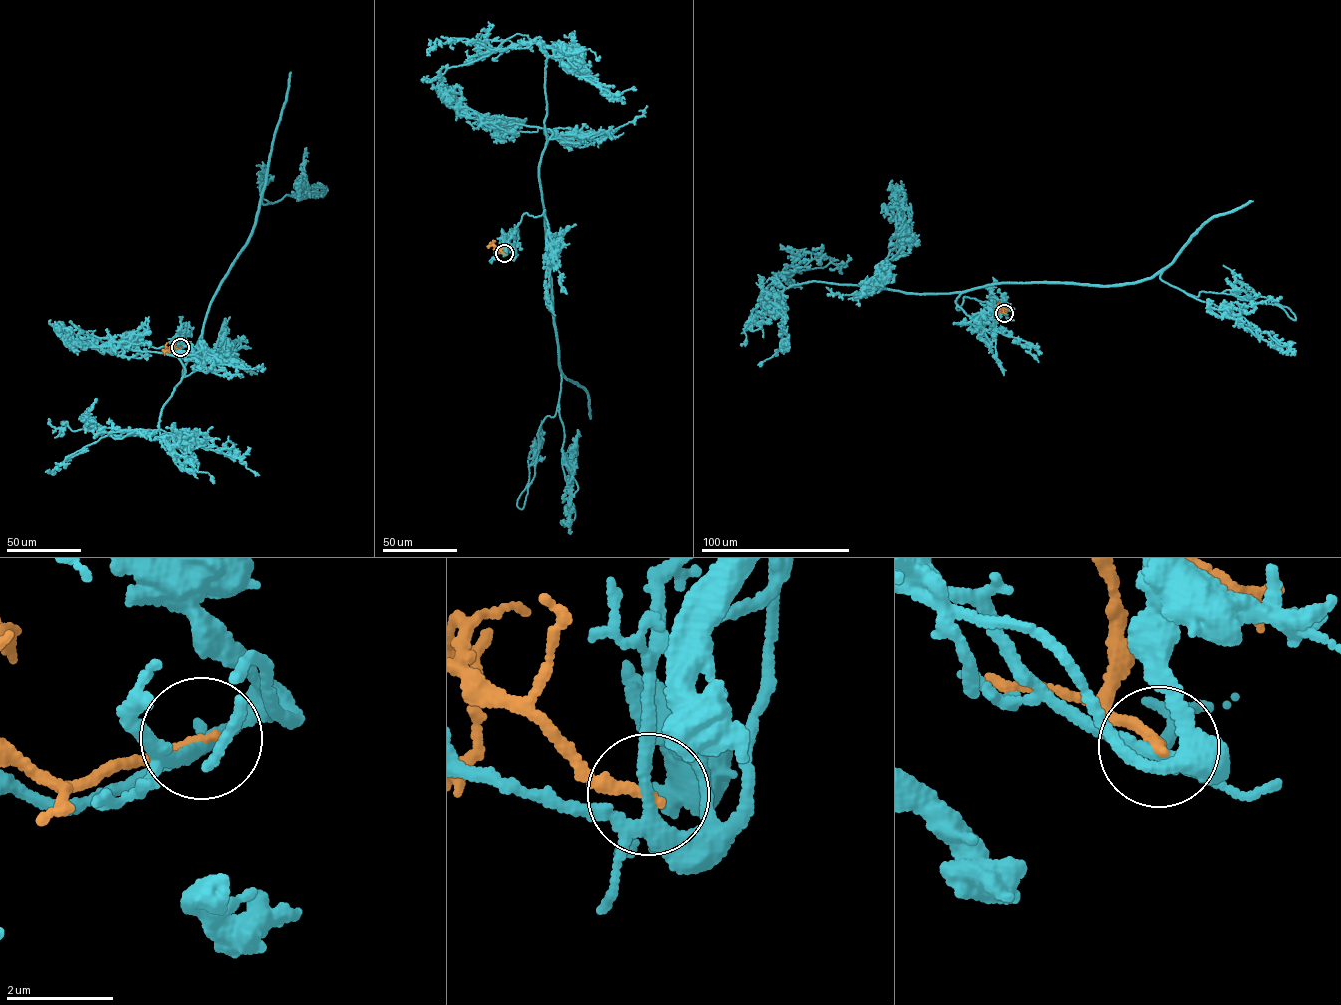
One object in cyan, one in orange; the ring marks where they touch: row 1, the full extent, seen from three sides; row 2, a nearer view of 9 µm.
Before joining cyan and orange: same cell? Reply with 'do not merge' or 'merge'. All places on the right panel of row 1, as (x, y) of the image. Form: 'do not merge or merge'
do not merge

